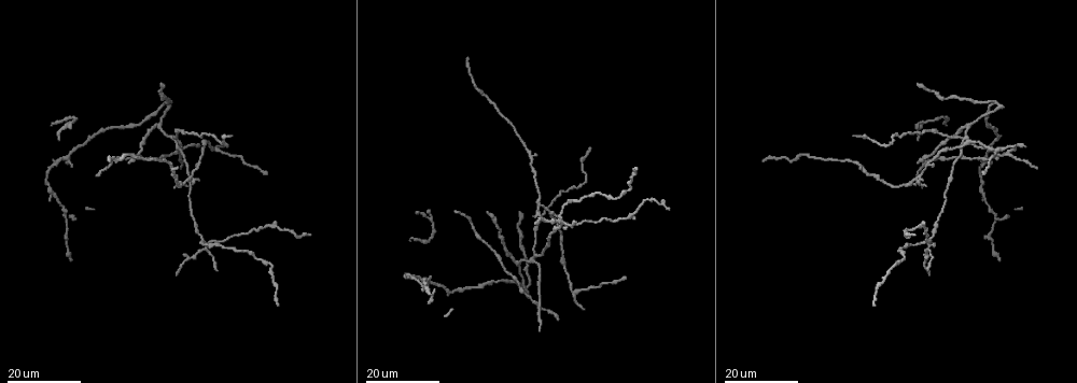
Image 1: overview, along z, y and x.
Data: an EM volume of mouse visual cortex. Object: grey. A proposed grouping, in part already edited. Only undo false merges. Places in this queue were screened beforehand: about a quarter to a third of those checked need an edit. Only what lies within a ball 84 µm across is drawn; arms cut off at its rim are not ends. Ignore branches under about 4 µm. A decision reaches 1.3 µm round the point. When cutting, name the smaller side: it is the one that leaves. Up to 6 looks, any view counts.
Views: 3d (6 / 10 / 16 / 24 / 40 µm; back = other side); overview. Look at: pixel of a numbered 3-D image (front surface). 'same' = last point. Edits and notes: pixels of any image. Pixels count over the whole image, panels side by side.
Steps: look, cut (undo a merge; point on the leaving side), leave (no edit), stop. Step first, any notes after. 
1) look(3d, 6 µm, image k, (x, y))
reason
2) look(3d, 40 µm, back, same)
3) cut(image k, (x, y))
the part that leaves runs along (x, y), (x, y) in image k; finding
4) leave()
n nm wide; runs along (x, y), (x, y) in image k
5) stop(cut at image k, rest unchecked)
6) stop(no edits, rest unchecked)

look(3d, 24 µm, image 1, (927, 246))

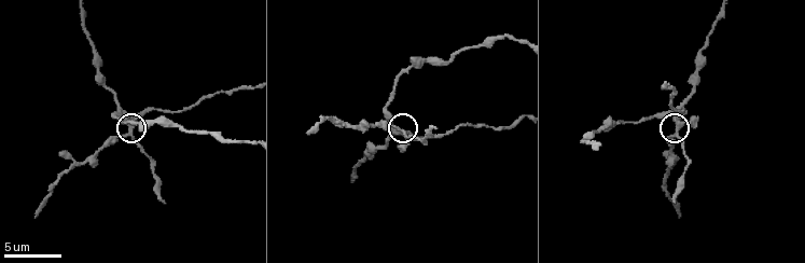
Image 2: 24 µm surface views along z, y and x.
look(3d, 10 µm, image 2, (680, 124))
zoom in

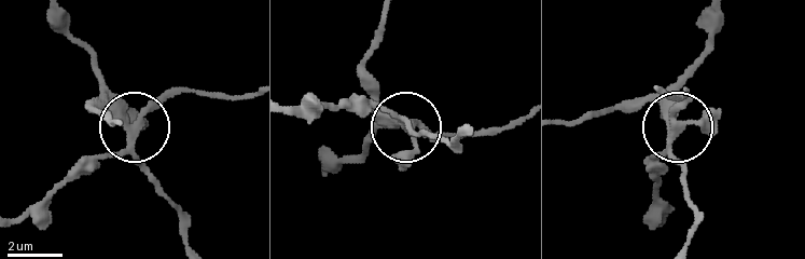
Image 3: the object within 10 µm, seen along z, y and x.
cut(image 3, (413, 159))
290 nm wide; the part that leaves runs along (669, 135), (683, 89), (669, 93) in image 3; a second neuron is stuck on

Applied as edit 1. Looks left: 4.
look(3d, 24 µm, image 1, (541, 304))
three arms meet

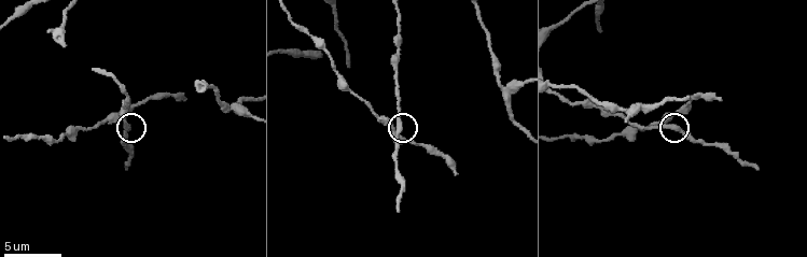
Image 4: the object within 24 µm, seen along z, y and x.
look(3d, 6 µm, image 4, (666, 126))

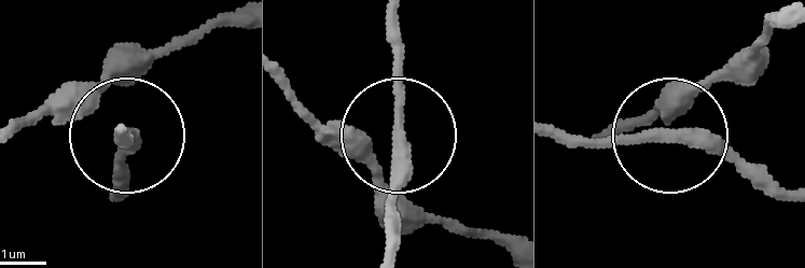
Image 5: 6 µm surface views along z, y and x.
leave()
runs along (124, 127), (124, 193) in image 5; one neuron here

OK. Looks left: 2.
look(3d, 16 µm, image 1, (967, 138))
four or more arms meet

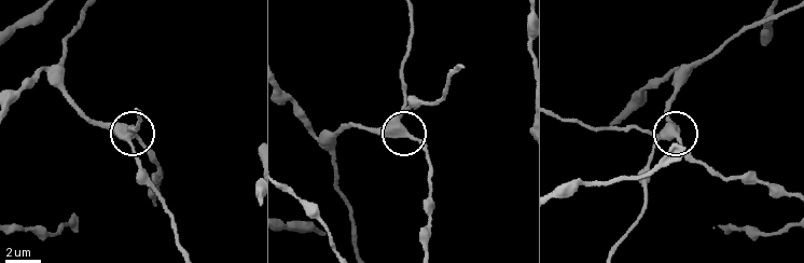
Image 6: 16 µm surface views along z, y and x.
look(3d, 10 µm, image 6, (401, 124))

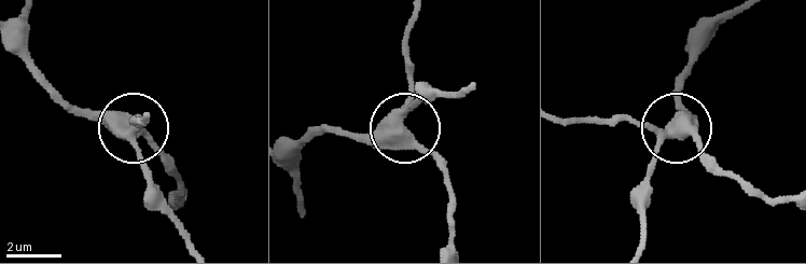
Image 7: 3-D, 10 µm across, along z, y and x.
leave()
side arm 55 µm; 4 arms; continuous, no second neuron

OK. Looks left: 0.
stop(cut at image 3, rest unchecked)

